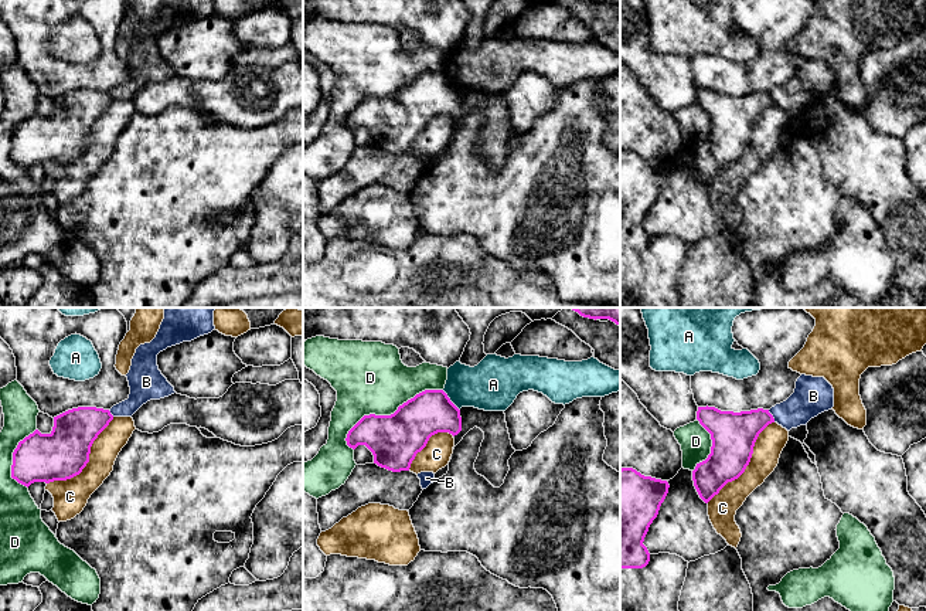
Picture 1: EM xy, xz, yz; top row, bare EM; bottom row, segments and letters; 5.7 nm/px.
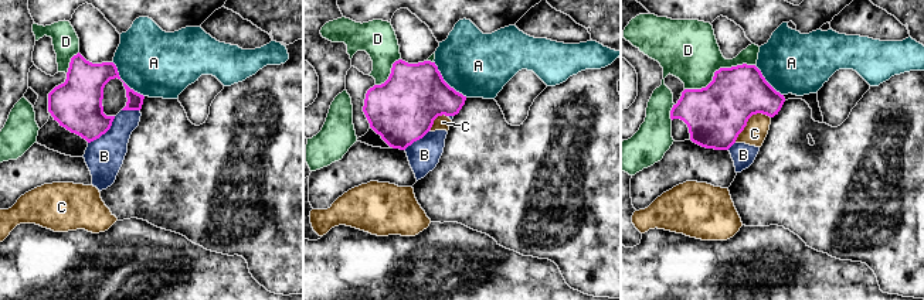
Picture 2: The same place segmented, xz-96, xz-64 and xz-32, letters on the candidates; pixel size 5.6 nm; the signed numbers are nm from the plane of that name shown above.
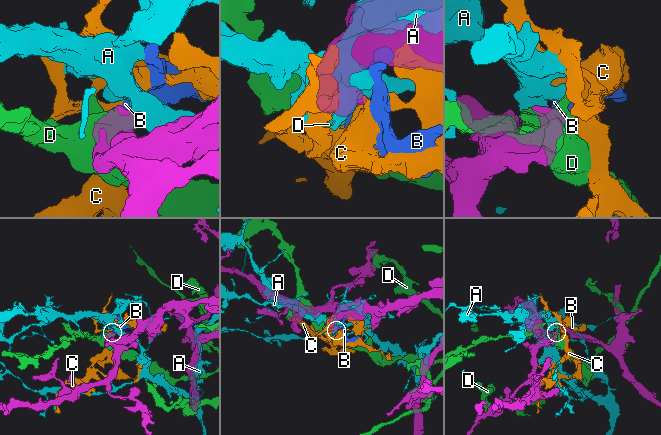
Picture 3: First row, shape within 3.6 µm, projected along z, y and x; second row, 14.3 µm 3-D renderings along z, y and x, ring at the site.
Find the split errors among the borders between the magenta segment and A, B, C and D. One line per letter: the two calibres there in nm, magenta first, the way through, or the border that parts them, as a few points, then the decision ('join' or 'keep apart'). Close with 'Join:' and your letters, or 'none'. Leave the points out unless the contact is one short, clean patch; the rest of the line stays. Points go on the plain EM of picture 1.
A: calibres 260 and 280 nm; keep apart
B: calibres 260 and 200 nm; border yz (768, 92), (775, 104); keep apart
C: calibres 260 and 160 nm; keep apart
D: calibres 300 and 400 nm; keep apart
Join: none

